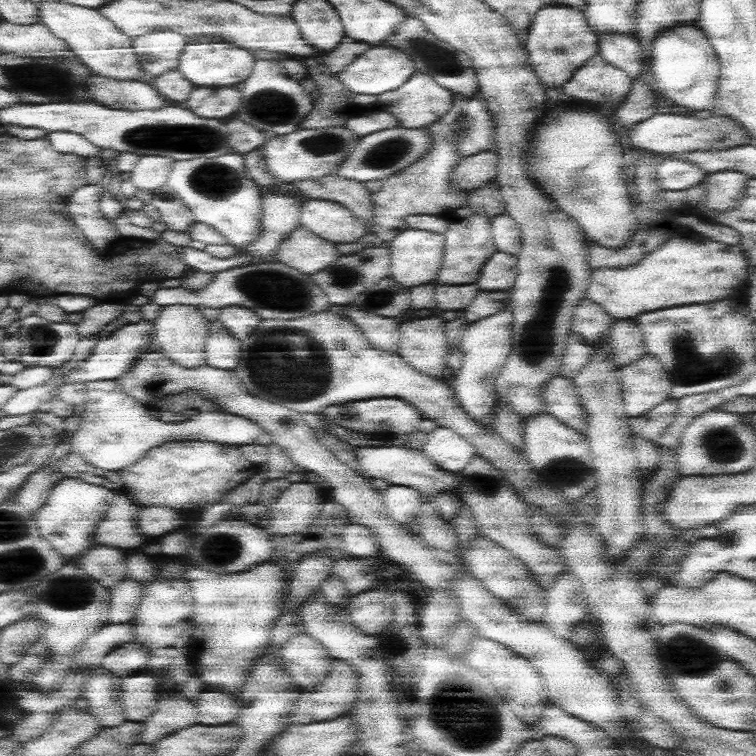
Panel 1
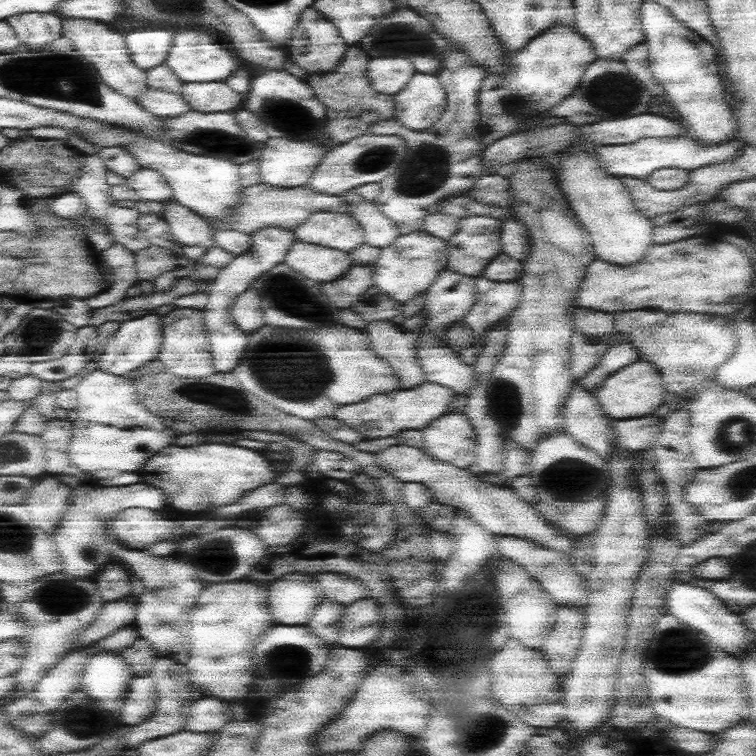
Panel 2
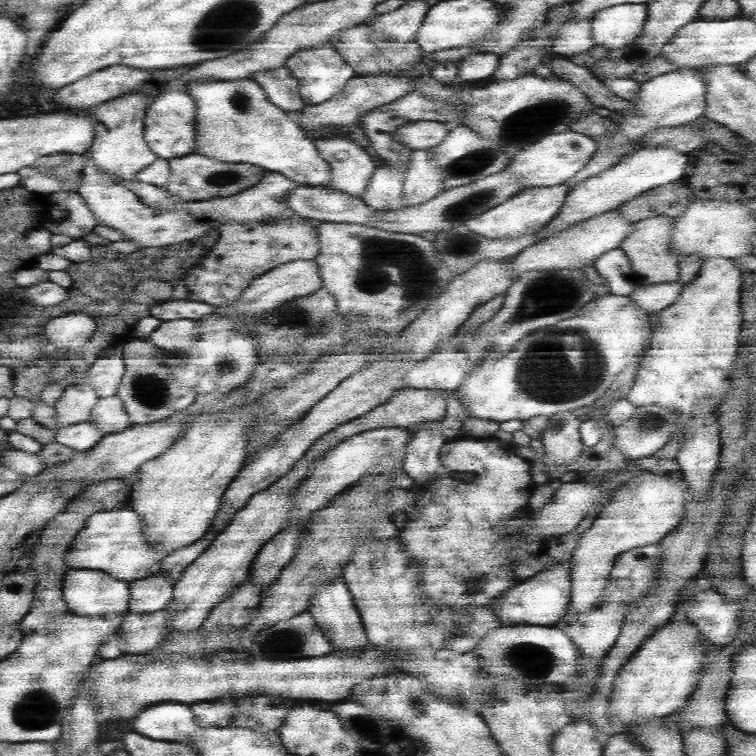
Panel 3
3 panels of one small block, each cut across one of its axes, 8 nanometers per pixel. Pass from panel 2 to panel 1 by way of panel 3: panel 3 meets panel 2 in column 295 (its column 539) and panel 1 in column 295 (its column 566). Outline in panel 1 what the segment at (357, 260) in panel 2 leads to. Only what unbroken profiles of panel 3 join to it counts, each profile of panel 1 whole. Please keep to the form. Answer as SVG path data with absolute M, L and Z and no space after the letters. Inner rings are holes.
M301 226L293 232L293 236L289 236L281 244L275 258L283 264L299 268L301 272L305 272L309 276L315 276L315 272L323 272L323 270L331 268L341 256L357 254L367 248L385 246L385 244L387 242L383 242L381 238L377 238L373 234L363 236L363 240L357 240L355 244L335 244L331 240L317 236L313 230Z

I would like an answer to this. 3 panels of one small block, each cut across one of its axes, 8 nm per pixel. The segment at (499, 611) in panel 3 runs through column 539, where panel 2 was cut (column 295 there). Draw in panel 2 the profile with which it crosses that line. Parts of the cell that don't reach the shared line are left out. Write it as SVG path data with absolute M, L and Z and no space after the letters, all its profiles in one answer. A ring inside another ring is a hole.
M291 574L271 584L269 610L281 624L305 624L323 602L317 574Z

